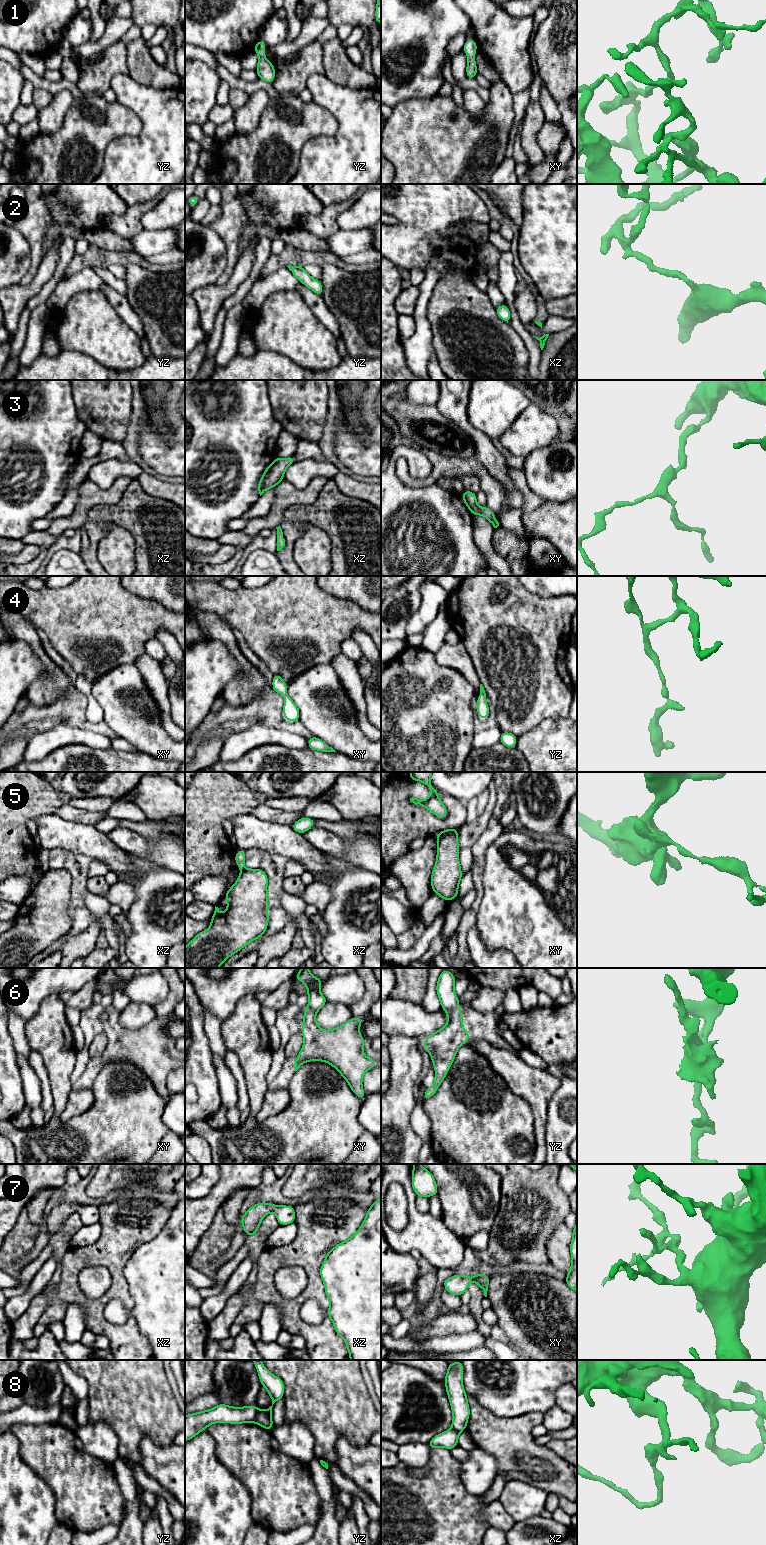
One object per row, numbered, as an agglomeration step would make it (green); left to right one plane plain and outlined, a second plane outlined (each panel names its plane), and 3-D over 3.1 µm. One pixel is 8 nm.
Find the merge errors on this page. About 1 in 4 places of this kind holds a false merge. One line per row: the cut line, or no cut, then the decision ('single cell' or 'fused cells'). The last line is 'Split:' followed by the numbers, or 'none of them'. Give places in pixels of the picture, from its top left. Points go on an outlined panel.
1: no cut; single cell
2: no cut; single cell
3: no cut; single cell
4: no cut; single cell
5: cut in xz along (244, 868), (241, 870); fused cells
6: cut in yz along (458, 1006), (445, 1010); fused cells
7: no cut; single cell
8: cut in yz along (257, 1409), (254, 1421); fused cells
Split: 5, 6, 8

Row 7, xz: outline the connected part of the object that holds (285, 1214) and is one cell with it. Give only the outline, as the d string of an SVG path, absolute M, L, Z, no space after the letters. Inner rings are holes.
M260 1202L250 1207L247 1212L241 1216L243 1231L252 1239L258 1231L264 1216L273 1211L277 1216L279 1225L288 1225L295 1222L294 1207L286 1205L275 1206L273 1203Z

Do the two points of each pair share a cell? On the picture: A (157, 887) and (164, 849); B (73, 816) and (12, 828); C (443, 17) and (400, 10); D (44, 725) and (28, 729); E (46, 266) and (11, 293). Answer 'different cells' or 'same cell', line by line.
A: different cells
B: different cells
C: same cell
D: same cell
E: same cell

